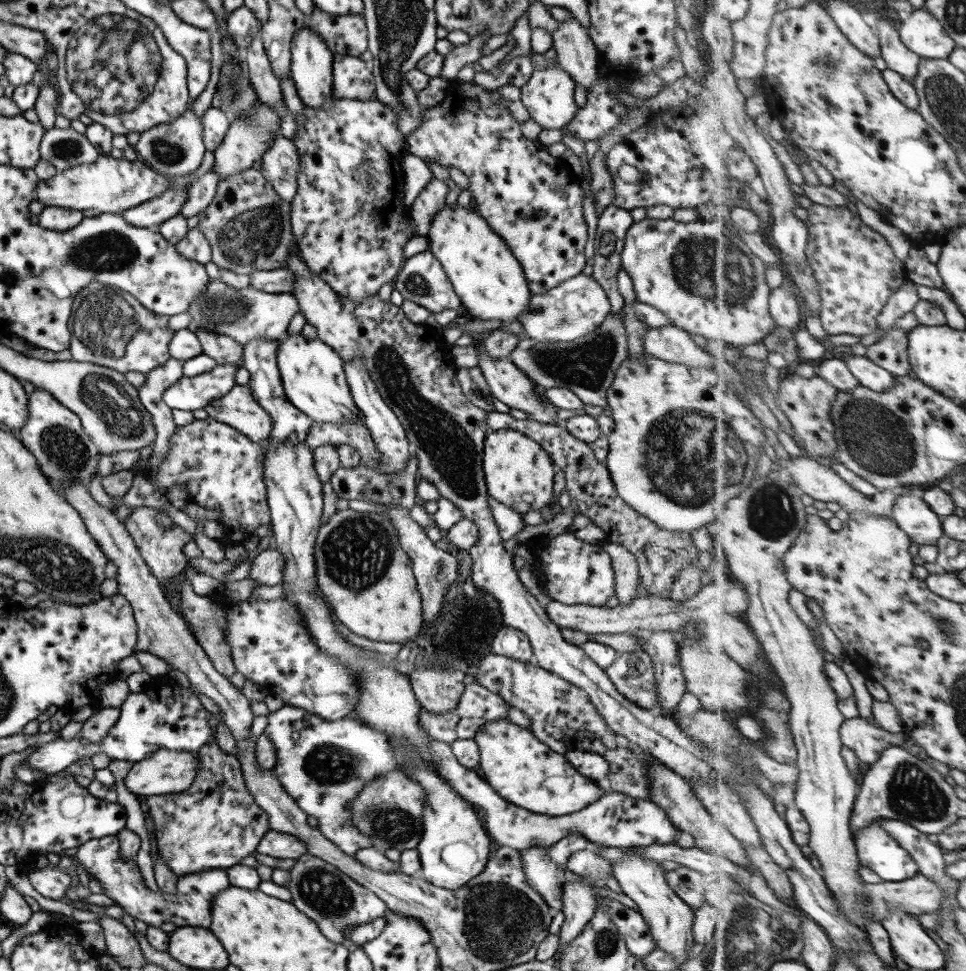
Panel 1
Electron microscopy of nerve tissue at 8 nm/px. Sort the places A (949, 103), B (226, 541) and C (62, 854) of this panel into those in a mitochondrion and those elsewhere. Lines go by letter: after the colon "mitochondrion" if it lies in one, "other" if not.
A: mitochondrion
B: other
C: other

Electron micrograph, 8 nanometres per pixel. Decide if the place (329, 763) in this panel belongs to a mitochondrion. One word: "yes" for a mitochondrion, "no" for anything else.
yes

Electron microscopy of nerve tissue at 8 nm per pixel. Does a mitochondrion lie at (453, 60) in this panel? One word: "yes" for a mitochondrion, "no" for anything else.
no

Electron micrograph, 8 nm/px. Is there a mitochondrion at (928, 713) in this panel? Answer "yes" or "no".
no

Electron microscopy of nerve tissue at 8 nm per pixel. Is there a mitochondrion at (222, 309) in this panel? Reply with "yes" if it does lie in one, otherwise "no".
yes

